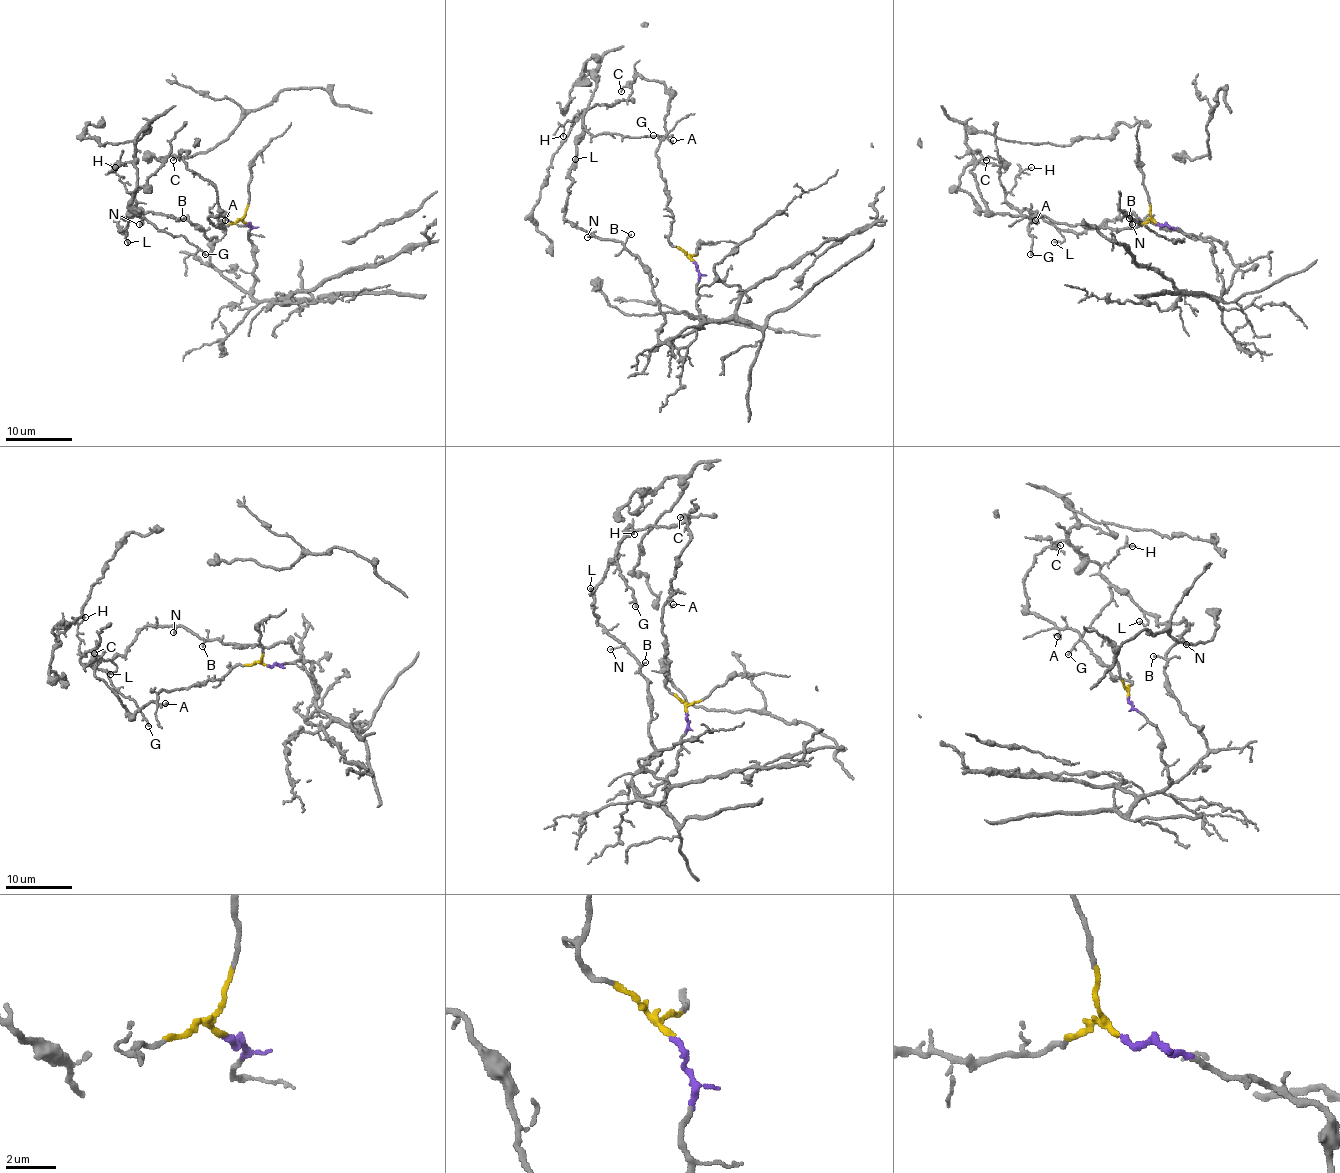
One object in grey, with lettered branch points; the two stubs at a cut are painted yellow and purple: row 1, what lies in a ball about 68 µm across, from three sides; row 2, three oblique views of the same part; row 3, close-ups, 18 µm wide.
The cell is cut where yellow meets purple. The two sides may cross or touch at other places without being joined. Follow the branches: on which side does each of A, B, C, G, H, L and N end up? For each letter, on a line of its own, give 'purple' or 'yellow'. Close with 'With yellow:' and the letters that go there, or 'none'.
A: yellow
B: purple
C: yellow
G: purple
H: purple
L: purple
N: purple
With yellow: A, C

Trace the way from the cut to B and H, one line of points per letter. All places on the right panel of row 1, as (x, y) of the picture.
B: (1157, 223), (1212, 246), (1212, 263), (1229, 288), (1237, 268), (1227, 250), (1211, 238), (1129, 218)
H: (1157, 223), (1212, 246), (1229, 288), (1211, 238), (1015, 210), (1031, 168)

